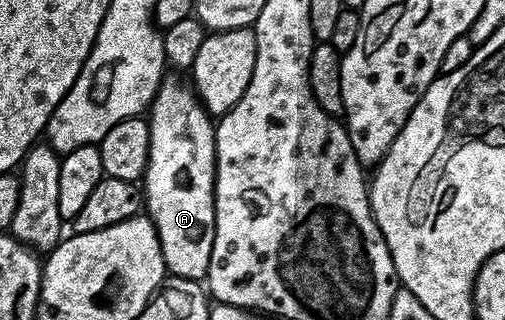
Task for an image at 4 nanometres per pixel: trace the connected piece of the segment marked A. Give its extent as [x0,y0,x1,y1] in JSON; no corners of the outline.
[141,82,215,281]

